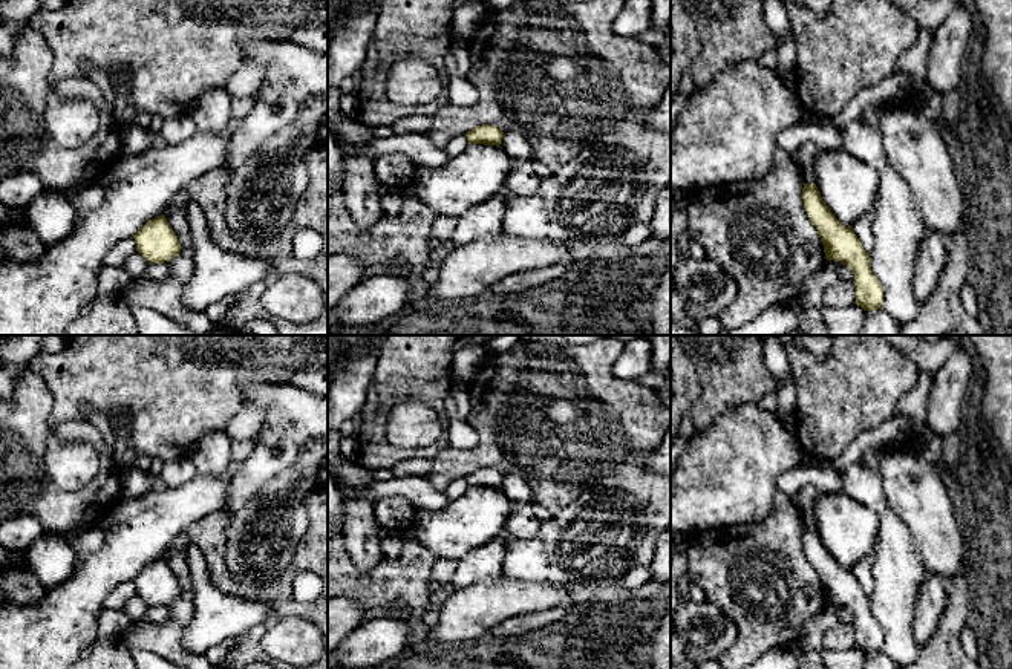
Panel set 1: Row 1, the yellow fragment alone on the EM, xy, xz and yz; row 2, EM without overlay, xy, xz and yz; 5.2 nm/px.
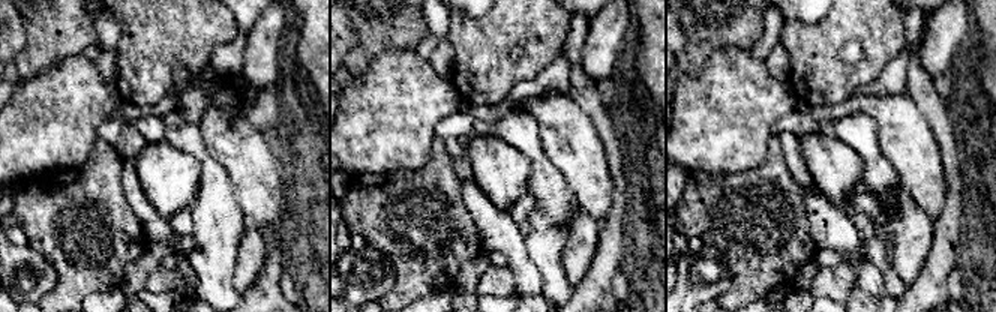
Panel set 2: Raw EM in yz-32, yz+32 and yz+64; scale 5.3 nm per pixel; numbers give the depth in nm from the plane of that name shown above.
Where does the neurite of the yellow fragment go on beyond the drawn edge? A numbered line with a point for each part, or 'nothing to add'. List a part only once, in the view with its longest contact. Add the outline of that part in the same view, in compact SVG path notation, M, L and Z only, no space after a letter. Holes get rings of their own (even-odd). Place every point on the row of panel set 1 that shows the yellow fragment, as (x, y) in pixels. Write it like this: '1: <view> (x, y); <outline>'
1: yz (848, 187); M844 147L821 150L810 170L822 201L842 225L853 227L874 211L879 176Z

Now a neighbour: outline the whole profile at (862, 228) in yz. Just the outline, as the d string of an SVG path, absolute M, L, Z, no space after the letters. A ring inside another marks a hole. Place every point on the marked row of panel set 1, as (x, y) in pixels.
M870 211L865 216L862 216L859 220L856 220L853 225L853 231L857 236L857 239L860 240L860 243L867 253L871 253L873 246L874 246L874 236L873 236L874 216L876 216L876 213Z

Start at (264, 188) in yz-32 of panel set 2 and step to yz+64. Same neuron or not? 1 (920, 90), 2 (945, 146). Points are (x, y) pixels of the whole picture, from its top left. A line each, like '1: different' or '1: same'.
1: different
2: different

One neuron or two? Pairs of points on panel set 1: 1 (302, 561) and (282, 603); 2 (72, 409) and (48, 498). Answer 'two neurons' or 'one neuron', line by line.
1: one neuron
2: two neurons

